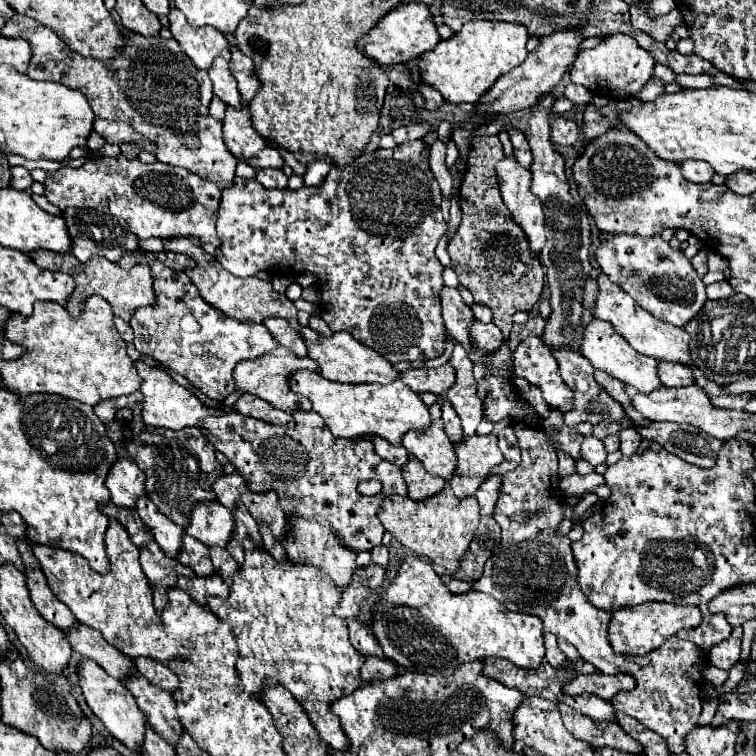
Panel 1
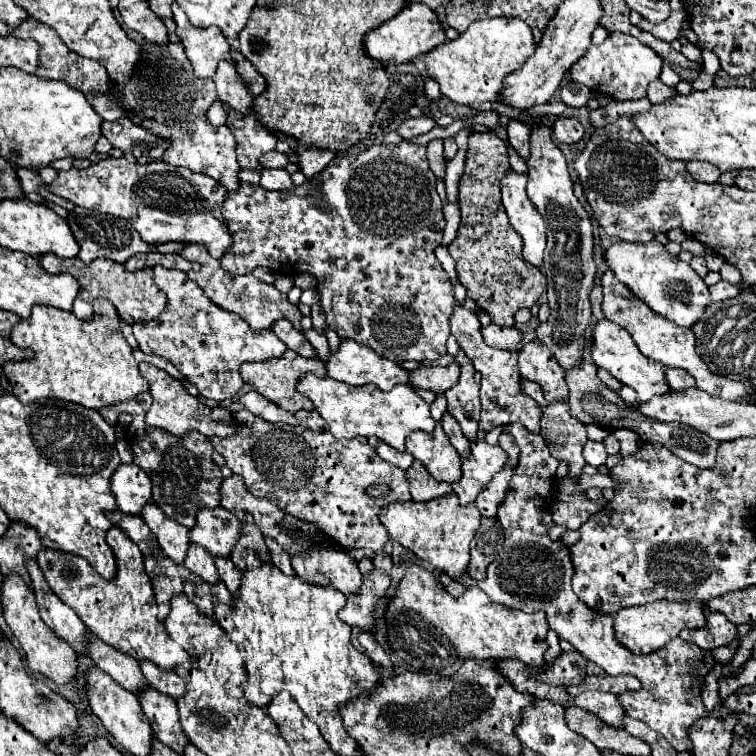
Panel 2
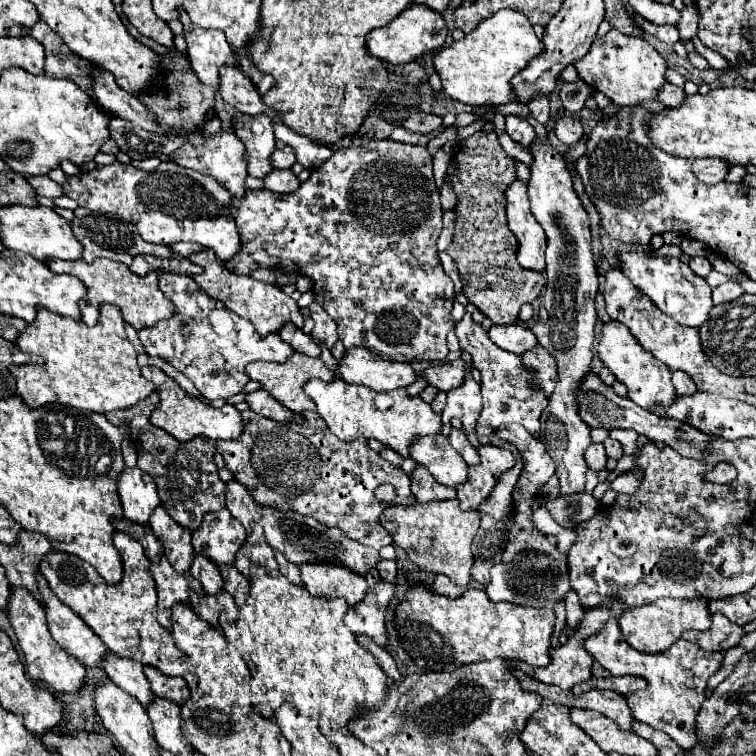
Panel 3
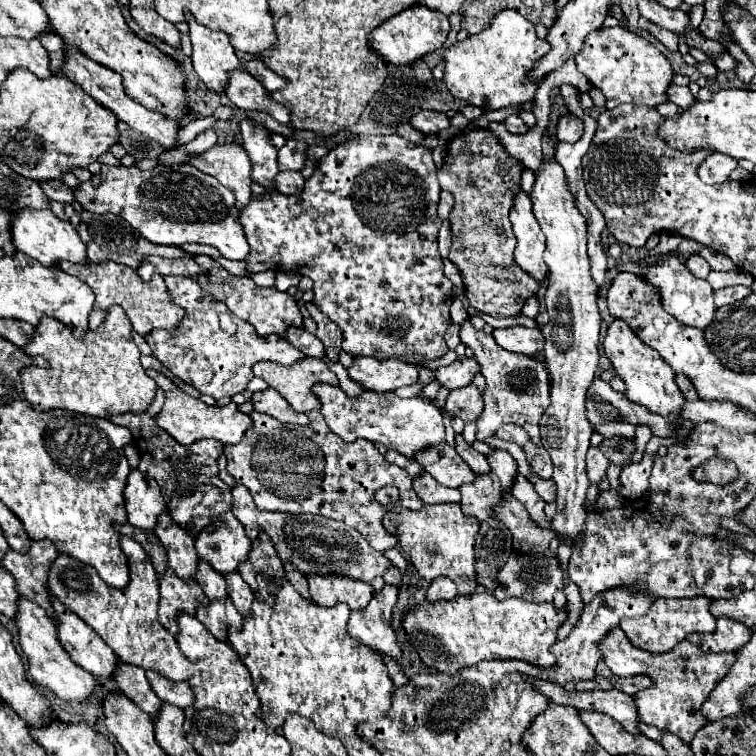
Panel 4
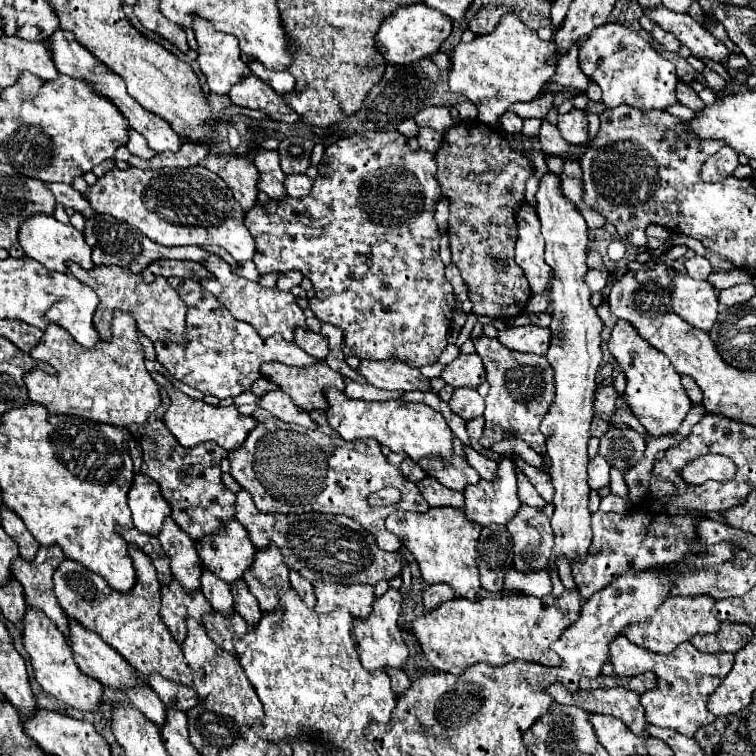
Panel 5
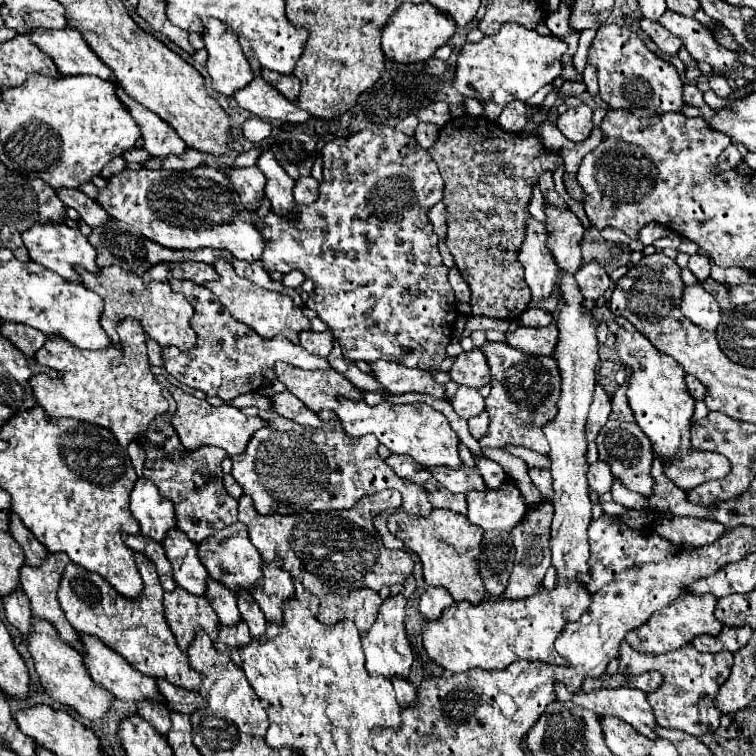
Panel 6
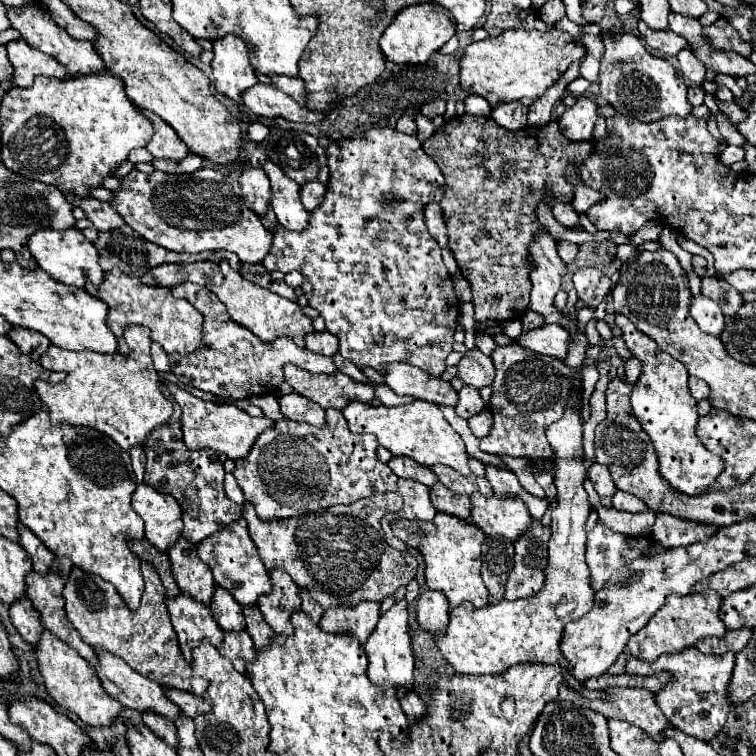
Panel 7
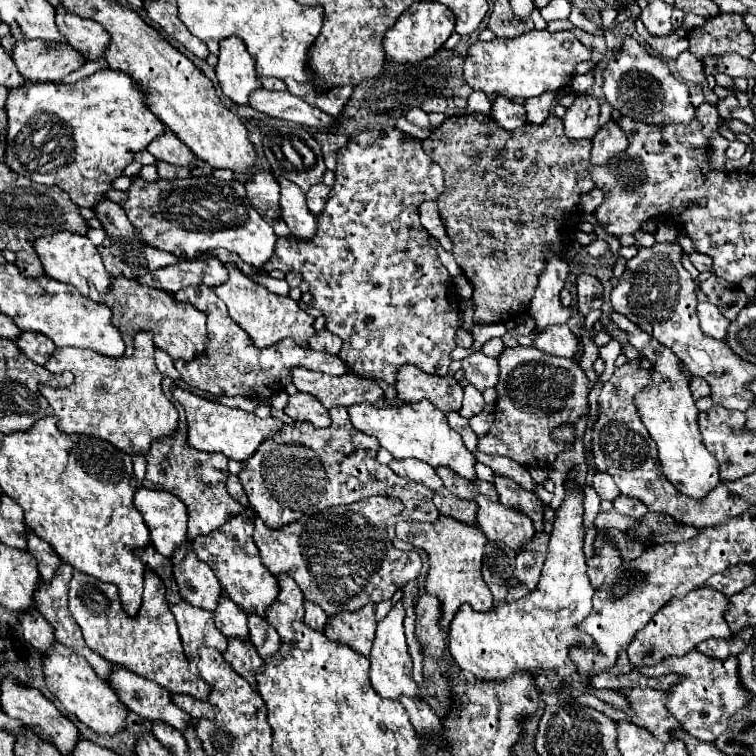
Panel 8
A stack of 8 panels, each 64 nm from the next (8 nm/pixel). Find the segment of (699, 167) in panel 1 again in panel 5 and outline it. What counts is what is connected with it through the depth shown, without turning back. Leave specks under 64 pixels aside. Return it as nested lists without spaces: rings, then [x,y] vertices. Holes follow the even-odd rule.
[[[724,146],[702,166],[702,180],[720,182],[728,174],[732,174],[736,166],[738,166],[738,154],[734,154],[734,150],[730,150],[728,146]]]

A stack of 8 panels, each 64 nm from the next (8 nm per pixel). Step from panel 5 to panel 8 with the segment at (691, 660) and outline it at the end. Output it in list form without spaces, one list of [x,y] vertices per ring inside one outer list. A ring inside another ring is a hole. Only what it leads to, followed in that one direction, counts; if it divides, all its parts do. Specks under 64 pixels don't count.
[[[692,650],[690,654],[682,656],[682,658],[666,658],[664,662],[654,666],[638,667],[640,673],[657,677],[667,675],[671,672],[684,676],[678,684],[674,684],[668,692],[668,710],[682,722],[682,728],[704,740],[704,742],[714,742],[714,738],[718,738],[718,734],[722,734],[728,726],[728,720],[734,716],[734,712],[742,710],[742,706],[746,706],[746,702],[750,702],[750,698],[754,698],[754,694],[750,694],[750,690],[746,690],[742,686],[740,674],[738,674],[738,660],[736,656],[722,660],[716,658],[708,658],[704,654],[700,654],[698,650]]]

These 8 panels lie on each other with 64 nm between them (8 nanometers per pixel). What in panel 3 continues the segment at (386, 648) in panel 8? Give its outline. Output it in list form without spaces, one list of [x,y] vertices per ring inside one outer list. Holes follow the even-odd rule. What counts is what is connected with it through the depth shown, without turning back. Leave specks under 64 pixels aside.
[[[380,582],[376,588],[370,588],[366,598],[358,604],[348,608],[344,624],[352,630],[352,634],[362,634],[372,638],[378,646],[386,648],[388,646],[388,630],[386,630],[386,608],[390,604],[390,600],[394,598],[394,590],[390,590],[390,582]]]

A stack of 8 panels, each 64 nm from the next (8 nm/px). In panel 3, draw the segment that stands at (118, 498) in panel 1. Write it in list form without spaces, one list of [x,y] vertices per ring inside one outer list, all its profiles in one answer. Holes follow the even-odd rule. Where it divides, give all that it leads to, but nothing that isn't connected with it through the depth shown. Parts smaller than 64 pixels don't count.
[[[126,468],[120,474],[118,494],[124,508],[124,516],[130,522],[138,522],[142,526],[148,524],[150,514],[160,504],[154,480],[140,468]]]

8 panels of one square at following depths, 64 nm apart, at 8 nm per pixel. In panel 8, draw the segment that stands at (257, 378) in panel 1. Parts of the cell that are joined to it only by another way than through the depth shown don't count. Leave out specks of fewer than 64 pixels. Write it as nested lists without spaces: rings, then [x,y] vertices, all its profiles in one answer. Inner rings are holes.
[[[292,368],[294,386],[300,392],[316,396],[324,408],[332,406],[352,406],[360,402],[374,404],[378,398],[384,396],[384,390],[368,378],[362,378],[358,374],[342,374],[342,376],[330,376],[306,368]]]

